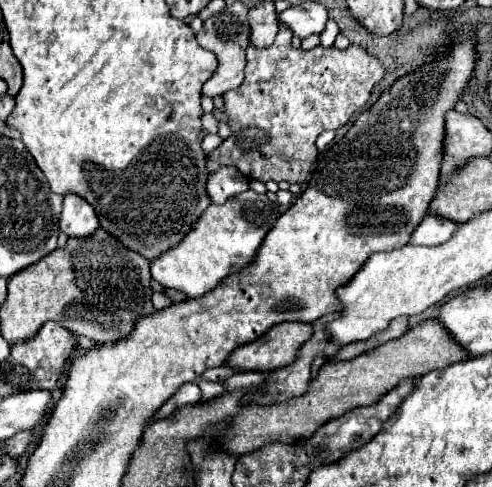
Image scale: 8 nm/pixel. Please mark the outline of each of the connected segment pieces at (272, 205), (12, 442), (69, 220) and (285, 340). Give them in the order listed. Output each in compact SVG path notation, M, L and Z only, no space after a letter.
M254 190L236 194L236 198L230 198L224 204L212 204L204 216L200 216L196 228L184 236L182 244L150 262L152 278L164 288L184 292L188 298L200 298L214 290L224 276L228 278L230 274L240 272L254 260L276 218L276 202L270 202L266 194L256 194Z
M18 432L16 436L12 436L12 438L6 440L6 452L10 456L14 456L14 458L20 458L22 454L26 454L26 450L32 444L32 440L34 440L32 432Z
M68 194L64 198L64 208L60 214L60 230L70 238L92 236L100 228L94 208L86 204L84 198Z
M284 322L272 326L260 340L236 348L228 358L228 364L236 364L242 372L260 370L272 372L284 368L296 360L300 346L312 336L312 324Z

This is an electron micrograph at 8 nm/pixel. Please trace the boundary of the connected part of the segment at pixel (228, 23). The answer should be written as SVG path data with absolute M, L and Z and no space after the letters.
M234 2L226 6L222 12L208 18L202 26L202 30L196 34L198 44L206 50L212 50L218 56L218 72L204 84L202 94L204 96L222 96L228 90L234 90L244 80L244 66L246 66L246 48L250 44L250 24L248 24L248 6L242 2Z

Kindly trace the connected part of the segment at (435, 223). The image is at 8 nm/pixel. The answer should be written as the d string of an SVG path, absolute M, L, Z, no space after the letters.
M428 214L422 224L412 234L410 244L424 244L424 246L438 246L452 238L452 234L458 230L458 224L448 218L438 218Z

